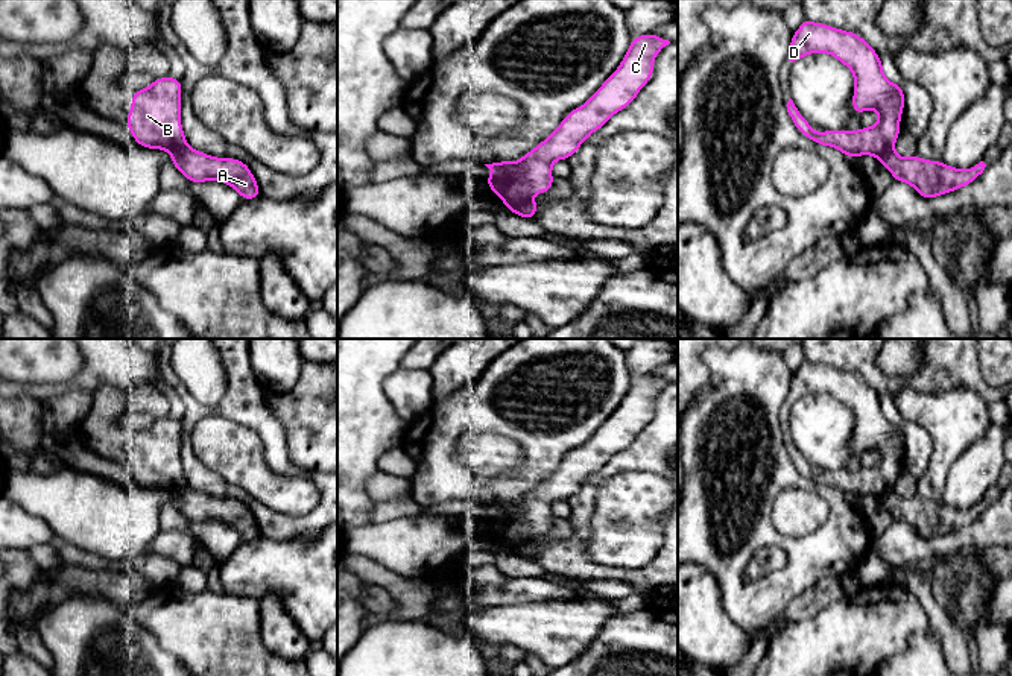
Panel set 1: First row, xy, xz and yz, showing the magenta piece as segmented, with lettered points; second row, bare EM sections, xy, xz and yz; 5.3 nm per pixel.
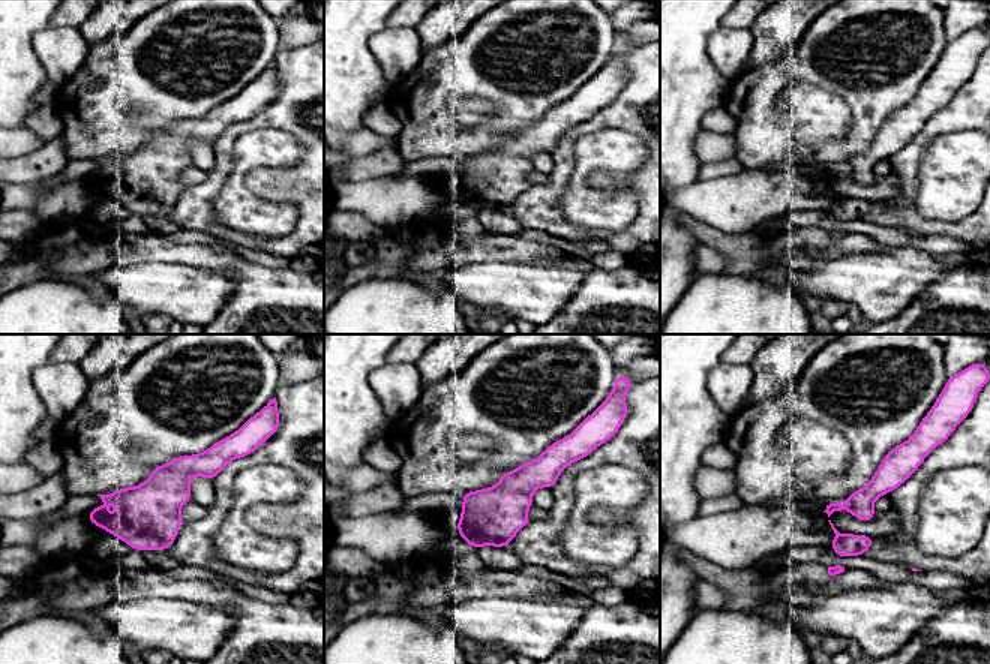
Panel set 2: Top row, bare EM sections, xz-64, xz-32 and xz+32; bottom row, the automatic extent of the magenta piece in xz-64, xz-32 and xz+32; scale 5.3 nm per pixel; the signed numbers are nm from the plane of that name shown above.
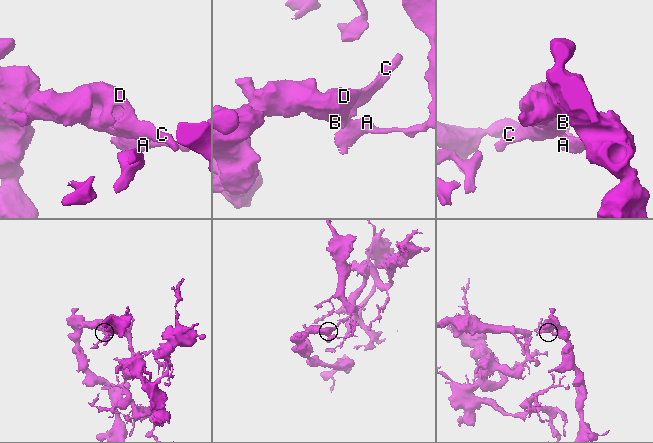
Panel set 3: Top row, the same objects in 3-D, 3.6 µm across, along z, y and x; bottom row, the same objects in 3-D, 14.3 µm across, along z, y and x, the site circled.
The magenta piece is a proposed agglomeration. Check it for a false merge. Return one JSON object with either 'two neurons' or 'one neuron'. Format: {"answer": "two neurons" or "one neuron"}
{"answer": "two neurons"}

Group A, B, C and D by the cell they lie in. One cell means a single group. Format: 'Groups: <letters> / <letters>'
Groups: A / B C D

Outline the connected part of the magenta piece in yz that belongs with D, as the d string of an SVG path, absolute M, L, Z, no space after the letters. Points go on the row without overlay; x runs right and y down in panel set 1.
M805 359L792 375L784 403L792 407L802 396L821 392L837 398L854 415L852 453L875 450L880 460L855 472L845 468L816 474L790 439L786 447L795 468L818 486L831 486L852 500L860 495L880 498L893 488L901 472L904 428L884 418L881 398L859 374Z

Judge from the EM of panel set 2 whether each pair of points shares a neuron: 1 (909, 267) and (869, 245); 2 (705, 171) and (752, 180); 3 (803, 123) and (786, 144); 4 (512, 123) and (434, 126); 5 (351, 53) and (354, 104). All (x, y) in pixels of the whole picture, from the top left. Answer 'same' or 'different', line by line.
1: different
2: different
3: different
4: same
5: same

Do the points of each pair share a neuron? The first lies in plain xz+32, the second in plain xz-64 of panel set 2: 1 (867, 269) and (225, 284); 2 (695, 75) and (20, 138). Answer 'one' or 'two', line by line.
1: one
2: two

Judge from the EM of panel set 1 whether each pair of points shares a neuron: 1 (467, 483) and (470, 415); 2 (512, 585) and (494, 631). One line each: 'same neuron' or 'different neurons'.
1: same neuron
2: different neurons

